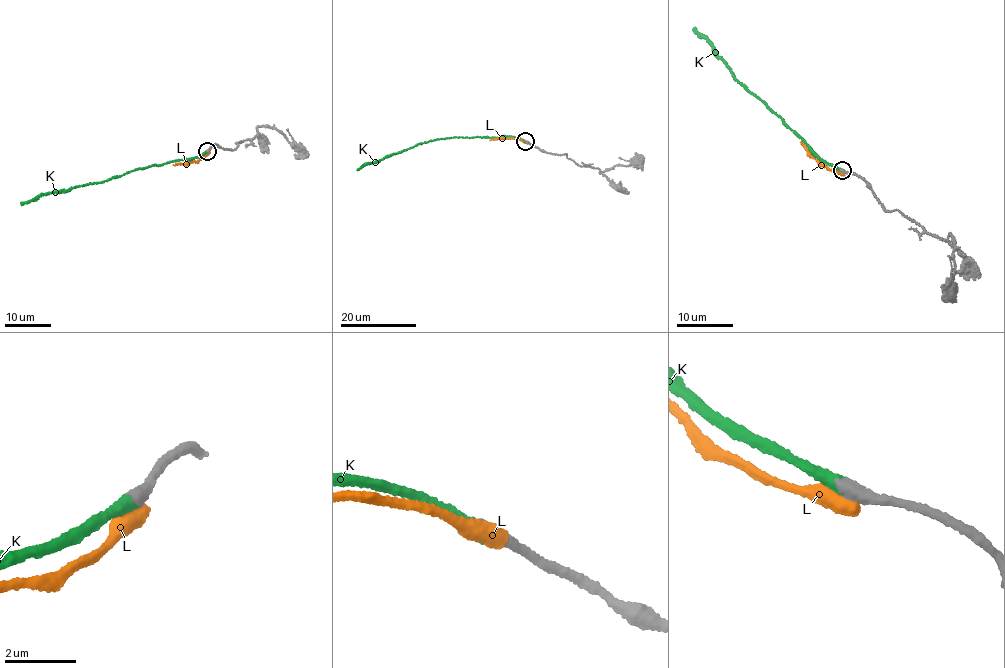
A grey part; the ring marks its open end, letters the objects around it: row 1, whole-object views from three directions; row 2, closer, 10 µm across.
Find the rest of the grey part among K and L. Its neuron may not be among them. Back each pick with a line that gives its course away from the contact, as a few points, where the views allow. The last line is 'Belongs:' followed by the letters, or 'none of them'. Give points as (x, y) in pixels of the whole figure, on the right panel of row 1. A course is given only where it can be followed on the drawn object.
K: course (843, 171), (819, 157), (732, 74), (710, 43), (694, 30)
Belongs: K

